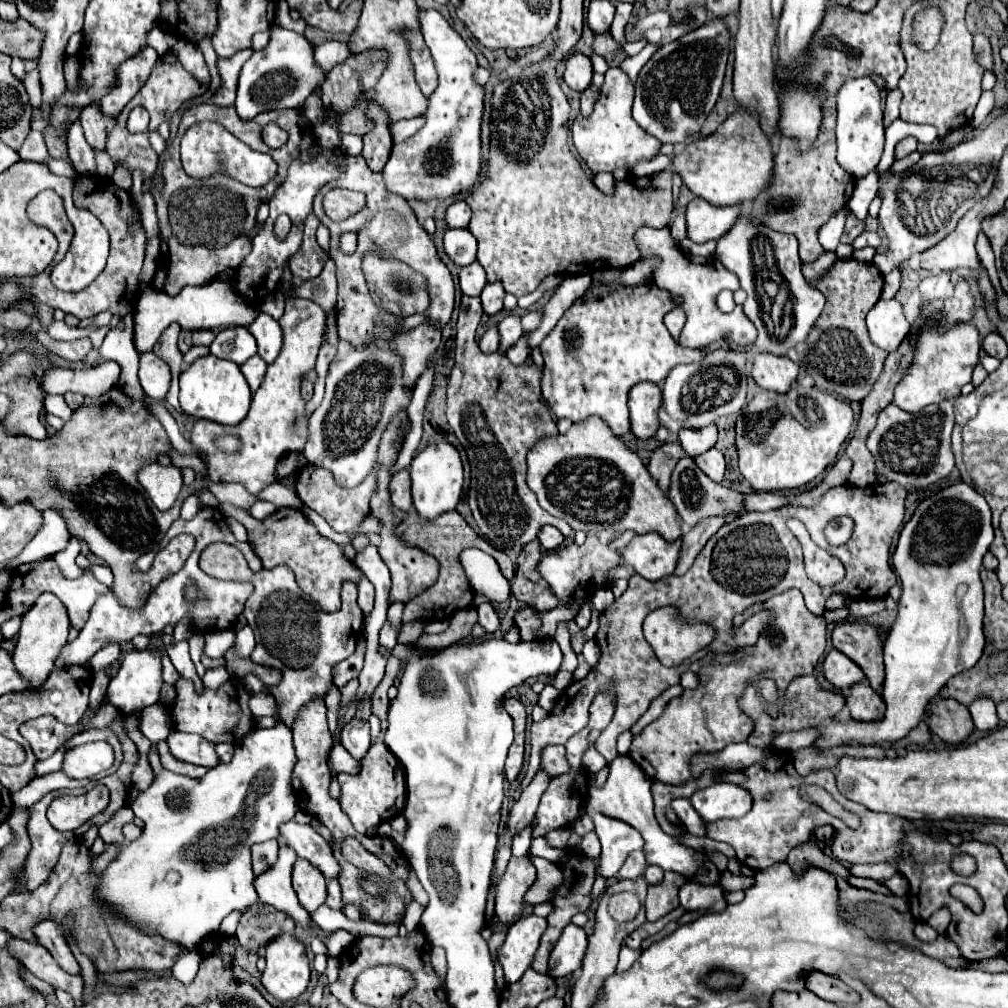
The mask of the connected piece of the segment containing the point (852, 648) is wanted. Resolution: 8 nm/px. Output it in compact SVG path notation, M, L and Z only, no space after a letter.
M842 623L832 631L832 643L838 651L848 655L864 673L874 689L884 683L884 661L882 647L884 639L878 627L868 623Z

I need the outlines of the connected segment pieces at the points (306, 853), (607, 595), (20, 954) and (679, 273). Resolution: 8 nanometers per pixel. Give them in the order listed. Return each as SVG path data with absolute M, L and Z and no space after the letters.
M292 819L280 825L280 837L298 853L298 857L308 859L312 865L322 869L328 879L338 877L340 865L330 853L328 841L318 835L310 825L300 825Z
M604 587L604 589L598 589L594 595L592 595L592 605L602 613L610 603L614 603L614 593L610 587Z
M14 939L10 943L10 949L26 965L26 969L30 973L34 973L38 979L50 983L56 989L70 993L74 1001L82 997L82 977L68 975L66 971L62 971L58 967L58 963L54 961L54 957L42 945L22 941L22 939Z
M642 227L636 233L636 241L644 249L644 257L648 257L652 253L660 255L662 263L654 271L654 283L660 289L670 291L672 297L678 301L678 305L686 311L686 325L680 335L682 347L706 347L714 341L720 341L724 335L728 335L732 339L732 343L736 343L736 345L748 345L754 341L756 329L754 329L752 321L744 315L742 307L736 307L732 313L722 313L716 305L716 297L720 291L724 291L724 289L736 291L740 287L738 277L734 273L730 273L716 257L692 257L692 255L682 253L680 249L674 249L668 227L662 227L662 229Z

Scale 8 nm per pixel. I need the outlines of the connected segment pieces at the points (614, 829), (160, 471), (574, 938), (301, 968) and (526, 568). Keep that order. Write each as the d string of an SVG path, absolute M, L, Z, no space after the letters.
M594 809L588 811L590 819L594 821L596 833L600 837L602 843L602 853L600 853L600 873L606 879L612 879L614 875L618 875L622 863L626 861L626 857L634 851L634 849L642 849L644 847L644 839L640 835L638 829L634 829L632 825L606 817Z
M160 461L148 463L138 471L138 481L154 501L160 511L170 511L180 497L182 467L178 465L162 465Z
M568 925L550 955L550 975L564 977L582 967L588 949L588 935L578 925Z
M292 935L270 941L266 947L266 969L260 981L278 1001L298 999L310 983L310 963L304 945Z
M532 541L526 543L518 555L518 569L516 569L516 579L512 581L512 595L536 609L536 611L550 611L556 607L556 597L550 589L550 585L540 577L540 573L536 573L536 565L540 561L540 543Z

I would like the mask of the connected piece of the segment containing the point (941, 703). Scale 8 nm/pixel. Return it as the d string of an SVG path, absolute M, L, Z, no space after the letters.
M934 697L928 705L928 721L932 733L952 745L964 743L974 731L968 707L960 705L954 699Z

